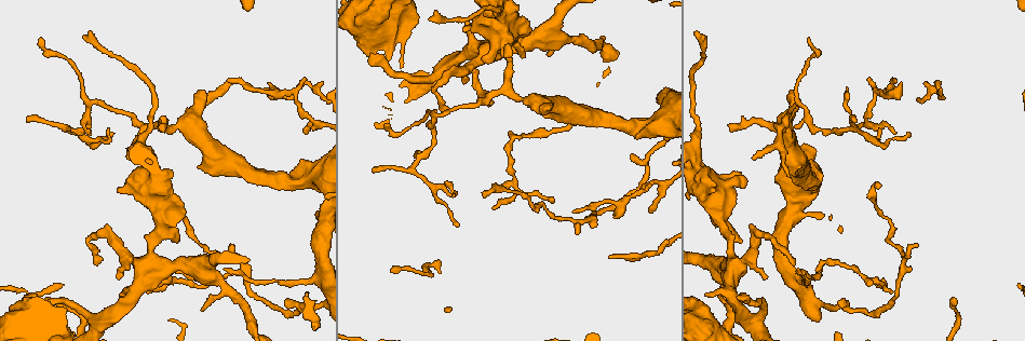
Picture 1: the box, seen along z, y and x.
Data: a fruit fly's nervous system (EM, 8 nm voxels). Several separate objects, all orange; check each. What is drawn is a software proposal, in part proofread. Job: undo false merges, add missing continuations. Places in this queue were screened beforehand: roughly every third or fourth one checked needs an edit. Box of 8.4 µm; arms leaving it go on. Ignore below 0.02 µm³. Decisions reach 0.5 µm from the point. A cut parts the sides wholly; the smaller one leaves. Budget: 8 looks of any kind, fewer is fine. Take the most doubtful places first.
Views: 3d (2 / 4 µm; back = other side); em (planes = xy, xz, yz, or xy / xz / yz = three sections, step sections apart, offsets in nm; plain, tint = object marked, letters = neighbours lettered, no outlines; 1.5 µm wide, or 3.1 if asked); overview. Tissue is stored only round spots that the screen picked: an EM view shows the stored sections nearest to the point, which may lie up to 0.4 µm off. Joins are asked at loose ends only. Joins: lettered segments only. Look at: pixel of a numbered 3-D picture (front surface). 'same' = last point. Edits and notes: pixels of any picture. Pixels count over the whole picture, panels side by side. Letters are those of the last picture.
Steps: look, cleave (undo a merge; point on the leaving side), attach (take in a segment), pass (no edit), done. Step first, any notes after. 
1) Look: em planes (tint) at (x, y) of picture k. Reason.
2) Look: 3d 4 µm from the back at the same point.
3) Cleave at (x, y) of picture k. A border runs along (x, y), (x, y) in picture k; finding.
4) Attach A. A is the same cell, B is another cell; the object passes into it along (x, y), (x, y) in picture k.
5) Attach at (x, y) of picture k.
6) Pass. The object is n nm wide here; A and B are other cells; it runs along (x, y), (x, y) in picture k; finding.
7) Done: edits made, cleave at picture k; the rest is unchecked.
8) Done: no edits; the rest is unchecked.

Look: 3d 2 µm from the back at (26, 296) of picture 1.

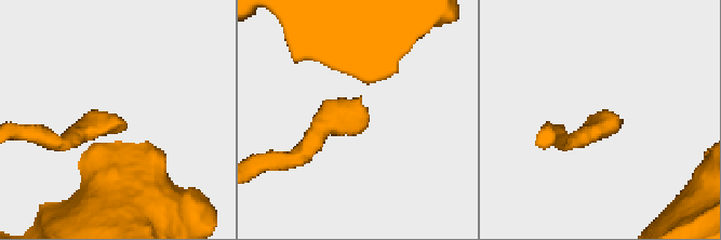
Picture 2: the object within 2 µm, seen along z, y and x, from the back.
Look: em xy step 8 (letters) at (360, 95) of picture 2. Shape alone is not enough.

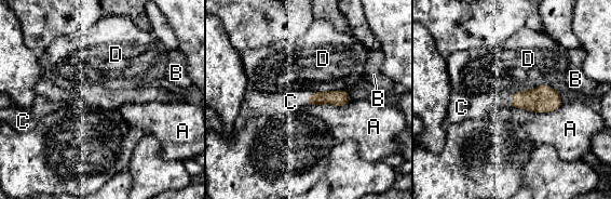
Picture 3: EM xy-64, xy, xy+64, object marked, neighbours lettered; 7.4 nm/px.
Attach C. The longest contact is with A, 400 nm; C is the same cell, A, B and D are other cells; the object passes into it along (338, 97), (308, 97), (290, 102) in picture 3; the cell continues.

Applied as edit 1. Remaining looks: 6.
Look: overview.

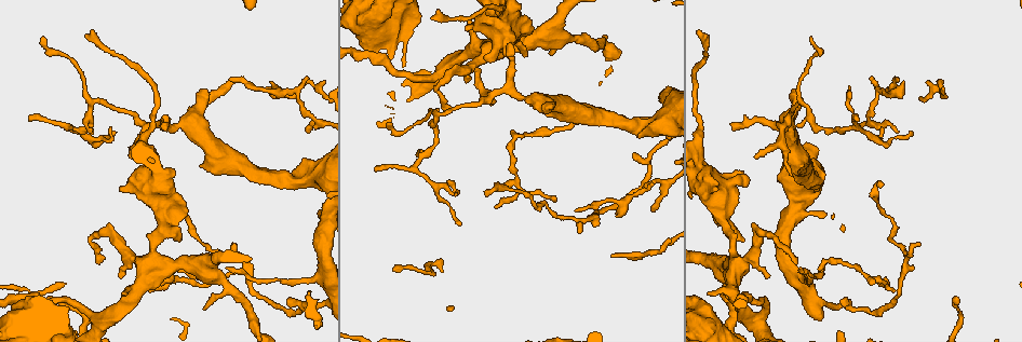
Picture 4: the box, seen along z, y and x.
Look: em yz step 4 (plain) at (552, 106) of picture 4. An open end.

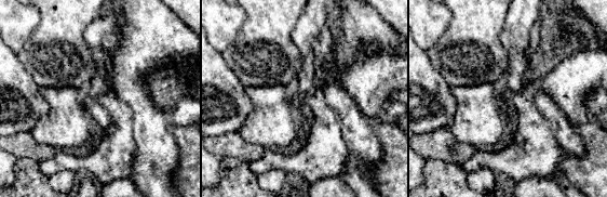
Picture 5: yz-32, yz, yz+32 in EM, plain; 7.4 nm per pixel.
Look: em yz step 4 (tint) at the same point. Where the object lies.

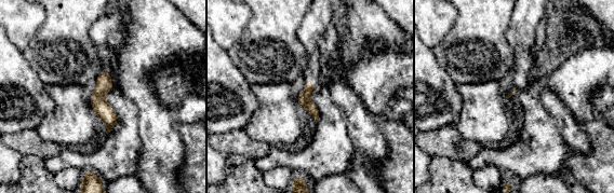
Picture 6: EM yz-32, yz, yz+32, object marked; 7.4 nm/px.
Look: em yz step 4 (letters) at the same point.

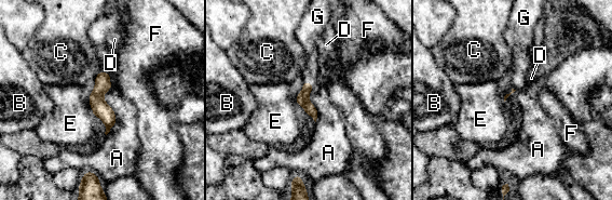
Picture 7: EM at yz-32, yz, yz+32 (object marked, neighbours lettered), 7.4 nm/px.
Attach G. G is the same cell, A, B, C, D, E and F are other cells; the cell continues.

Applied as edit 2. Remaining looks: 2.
Look: em xy step 8 (letters) at (857, 120) of picture 4. Free end.

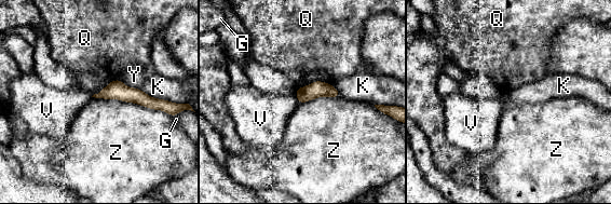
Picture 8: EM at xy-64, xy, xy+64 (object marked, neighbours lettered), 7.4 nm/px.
Look: em planes (letters) at the same point. Cut it another way.

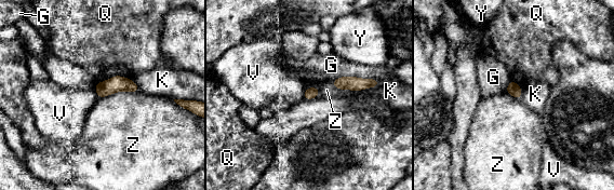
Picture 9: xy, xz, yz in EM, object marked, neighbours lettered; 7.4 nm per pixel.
Pass. G, K, Q, V, Y and Z are other cells; a border runs along (137, 91), (115, 92), (98, 98) in picture 9; no lettered segment goes on from it.

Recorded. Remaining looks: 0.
Done: edits made, attach at picture 3, attach at picture 7; the rest is unchecked.

